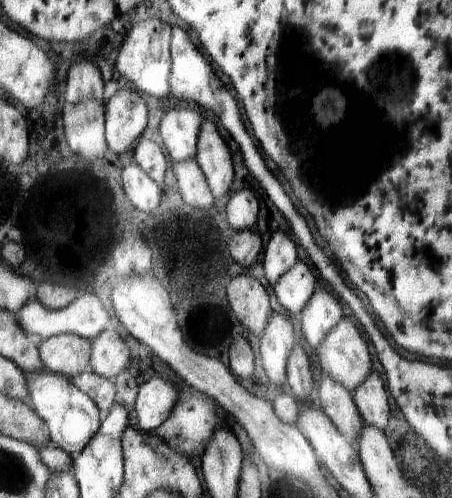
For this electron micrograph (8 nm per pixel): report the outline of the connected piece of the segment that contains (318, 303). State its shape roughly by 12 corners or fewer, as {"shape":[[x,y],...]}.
{"shape":[[316,289],[300,312],[302,334],[316,350],[342,318],[339,299]]}

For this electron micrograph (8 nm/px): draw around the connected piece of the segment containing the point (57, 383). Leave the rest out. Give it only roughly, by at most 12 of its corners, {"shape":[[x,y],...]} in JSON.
{"shape":[[43,370],[27,377],[50,442],[77,456],[102,421],[91,396]]}

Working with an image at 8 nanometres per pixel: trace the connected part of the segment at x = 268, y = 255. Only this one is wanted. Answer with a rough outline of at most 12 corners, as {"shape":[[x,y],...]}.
{"shape":[[272,230],[262,266],[271,285],[296,261],[291,234]]}

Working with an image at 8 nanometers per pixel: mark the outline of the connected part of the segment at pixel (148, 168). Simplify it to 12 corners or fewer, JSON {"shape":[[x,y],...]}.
{"shape":[[149,139],[134,146],[133,161],[160,187],[168,172],[164,150]]}

